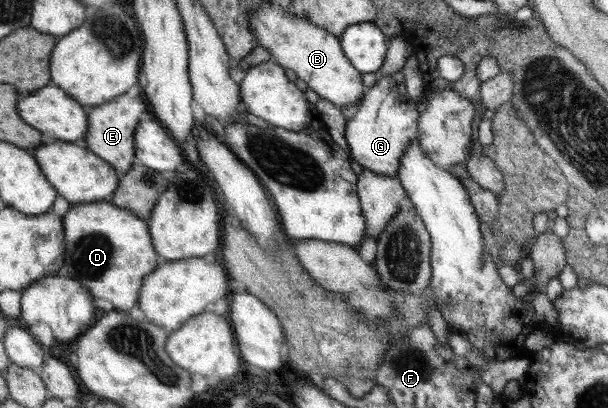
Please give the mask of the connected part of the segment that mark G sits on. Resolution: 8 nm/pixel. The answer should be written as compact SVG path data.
M402 69L389 75L379 76L375 84L368 88L367 95L363 96L363 102L357 106L357 113L347 120L344 135L351 157L359 166L370 169L377 175L397 177L397 171L406 147L418 139L418 118L420 117L417 103L411 102L407 98L405 75L403 75Z

